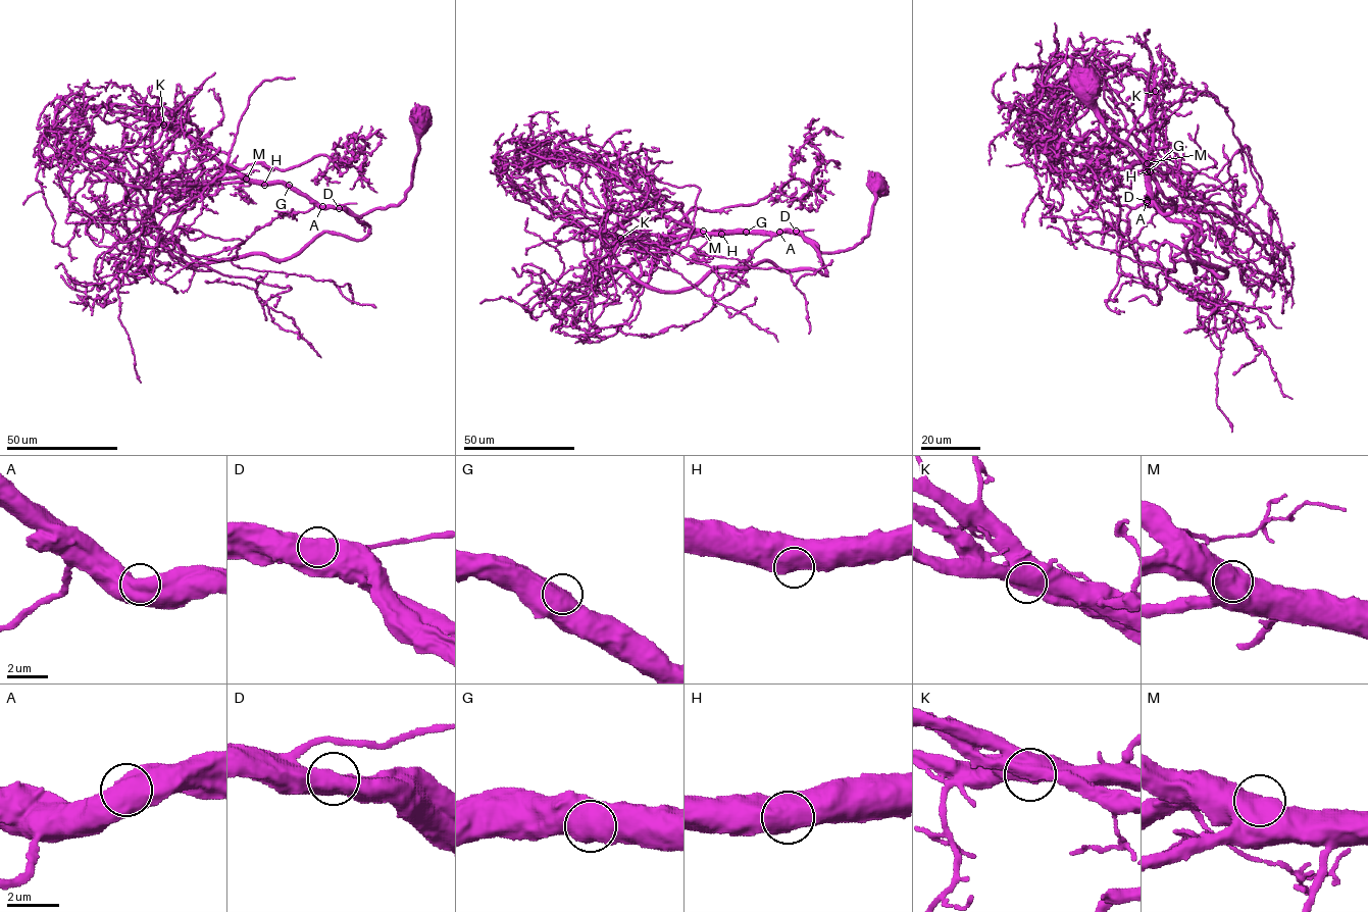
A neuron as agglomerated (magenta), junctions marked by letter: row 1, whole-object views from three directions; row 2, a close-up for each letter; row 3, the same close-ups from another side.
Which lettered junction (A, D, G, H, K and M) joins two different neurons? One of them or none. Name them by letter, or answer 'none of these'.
K

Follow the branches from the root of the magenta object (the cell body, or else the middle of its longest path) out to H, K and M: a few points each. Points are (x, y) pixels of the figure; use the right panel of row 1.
H: (1083, 84), (1082, 98), (1138, 156), (1162, 194), (1174, 203), (1172, 211), (1163, 213), (1147, 200), (1150, 171)
K: (1083, 84), (1080, 93), (1096, 116), (1138, 156), (1174, 203), (1174, 209), (1165, 213), (1147, 200), (1155, 92)
M: (1083, 84), (1082, 98), (1138, 156), (1162, 194), (1174, 203), (1172, 211), (1163, 213), (1147, 200), (1147, 163)

